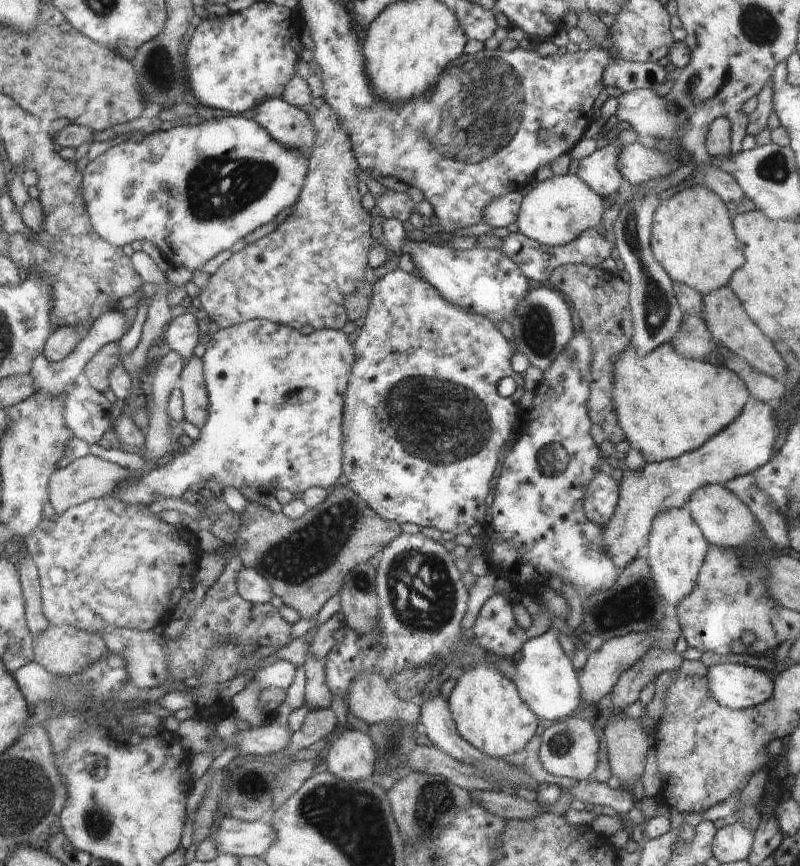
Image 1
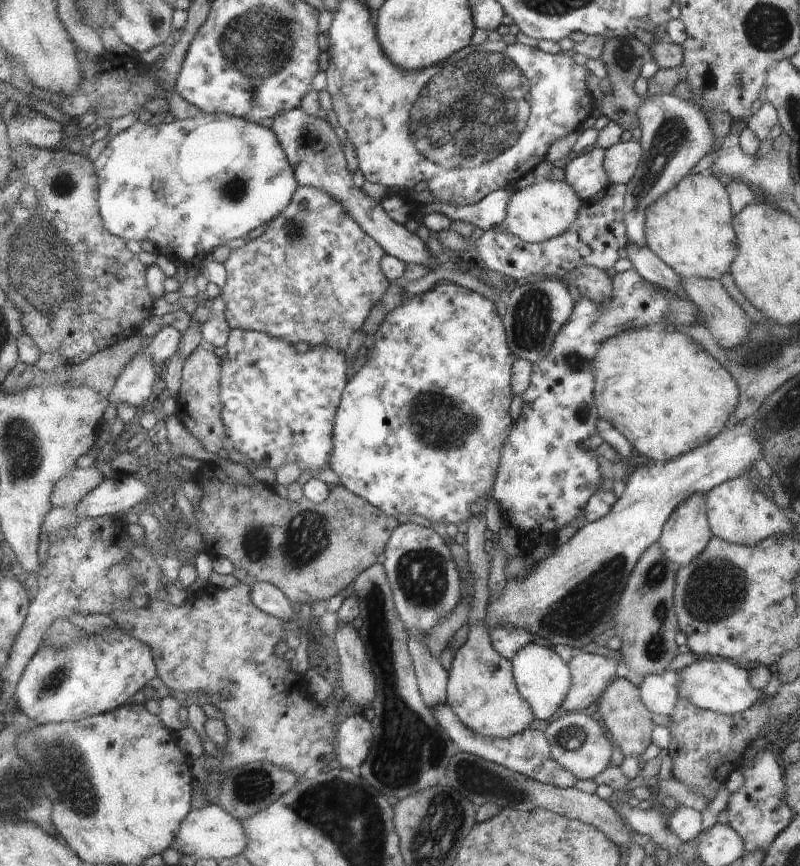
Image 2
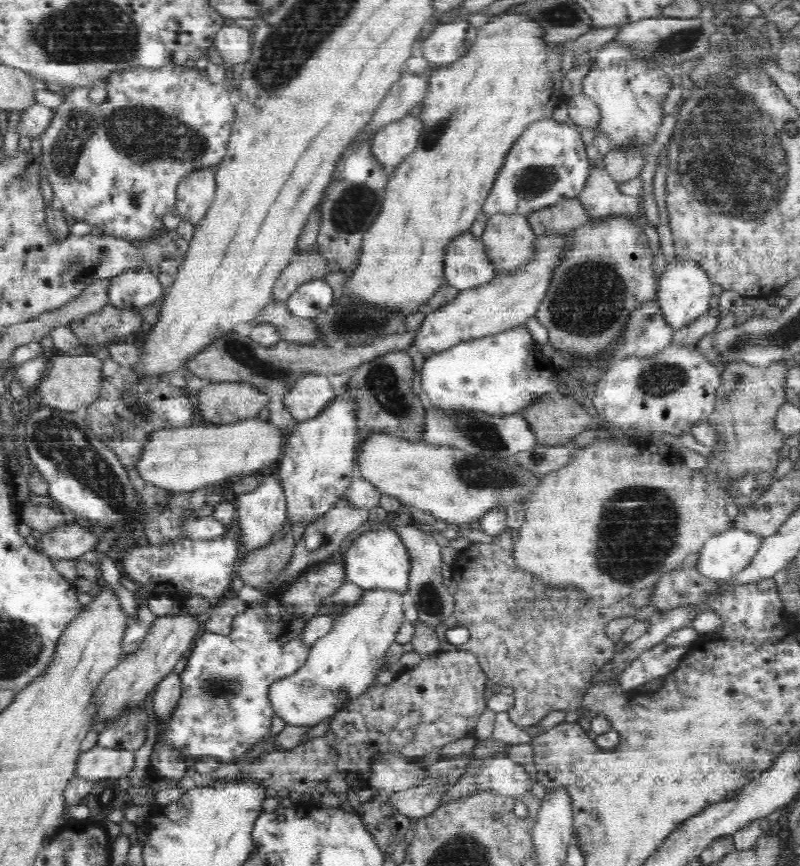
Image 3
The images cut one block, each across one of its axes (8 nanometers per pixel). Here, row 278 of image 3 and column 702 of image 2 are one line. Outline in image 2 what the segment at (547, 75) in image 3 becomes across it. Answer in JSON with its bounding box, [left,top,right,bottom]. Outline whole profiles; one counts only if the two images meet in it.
[593,327,740,464]

